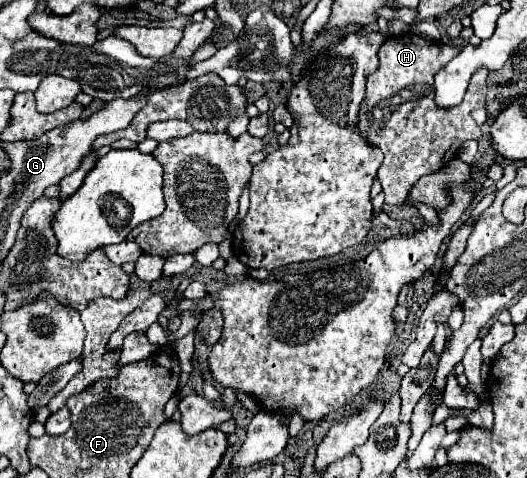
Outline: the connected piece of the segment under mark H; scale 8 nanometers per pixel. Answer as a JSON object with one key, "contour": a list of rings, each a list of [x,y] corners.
{"contour":[[[416,33],[388,37],[378,57],[380,67],[366,81],[366,97],[358,113],[358,129],[366,143],[380,147],[384,163],[378,171],[378,181],[388,205],[402,205],[410,189],[424,175],[436,173],[458,155],[458,149],[468,139],[480,139],[482,131],[472,119],[472,109],[484,107],[488,69],[480,67],[466,89],[460,105],[442,109],[434,103],[434,75],[454,59],[462,47],[438,45]]]}

